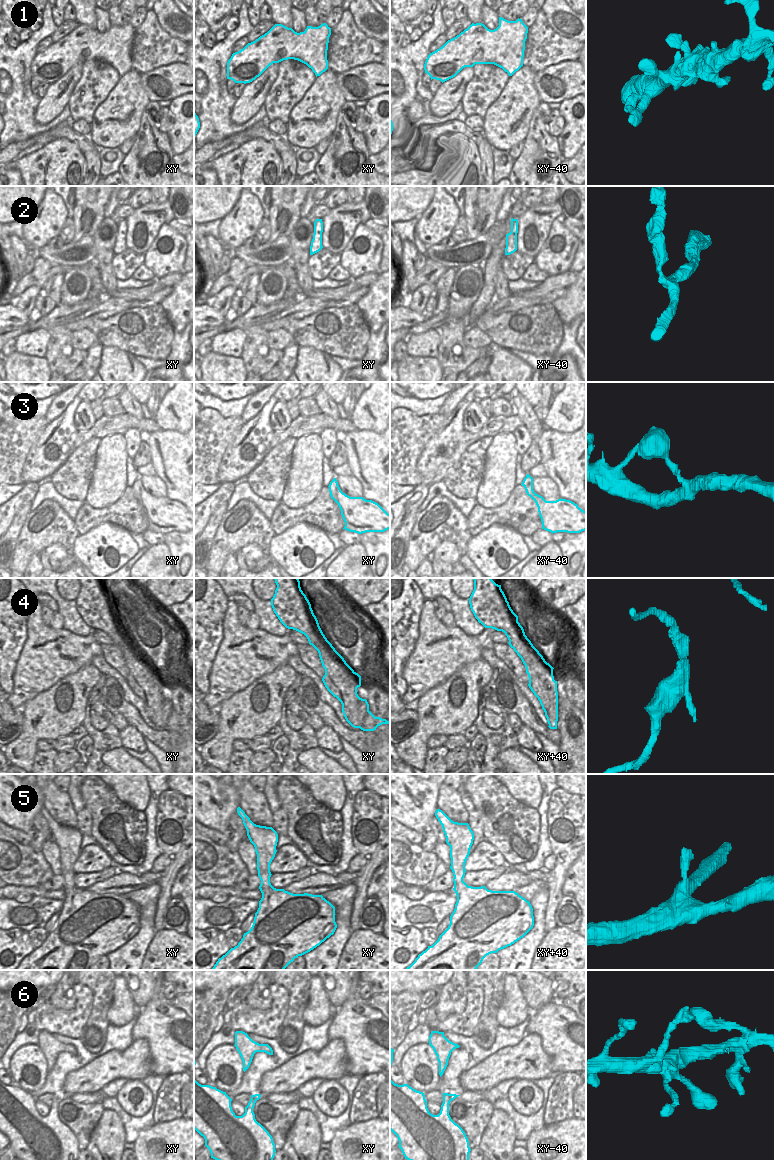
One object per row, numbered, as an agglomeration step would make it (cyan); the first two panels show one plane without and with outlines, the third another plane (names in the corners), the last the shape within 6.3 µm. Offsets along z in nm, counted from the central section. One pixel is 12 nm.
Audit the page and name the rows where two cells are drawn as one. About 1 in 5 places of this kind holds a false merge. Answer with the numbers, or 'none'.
4

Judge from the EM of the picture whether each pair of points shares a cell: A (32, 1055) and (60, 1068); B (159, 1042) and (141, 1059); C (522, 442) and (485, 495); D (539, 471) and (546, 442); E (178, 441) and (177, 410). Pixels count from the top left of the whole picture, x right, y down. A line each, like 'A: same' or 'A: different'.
A: different
B: different
C: different
D: different
E: different

